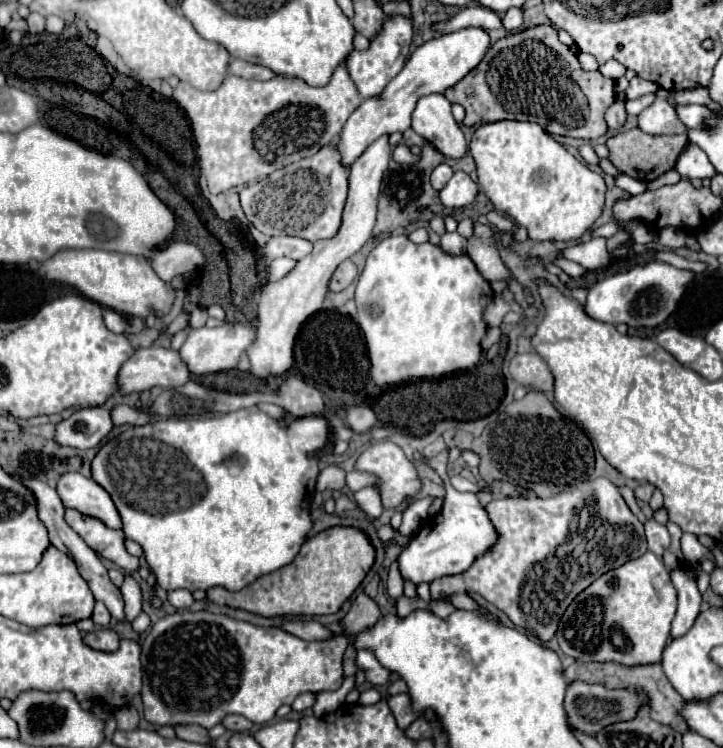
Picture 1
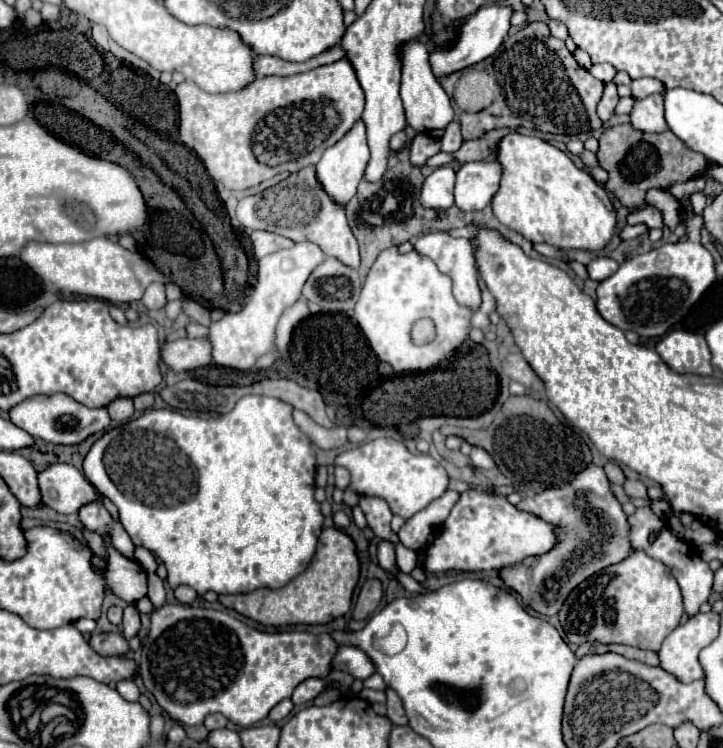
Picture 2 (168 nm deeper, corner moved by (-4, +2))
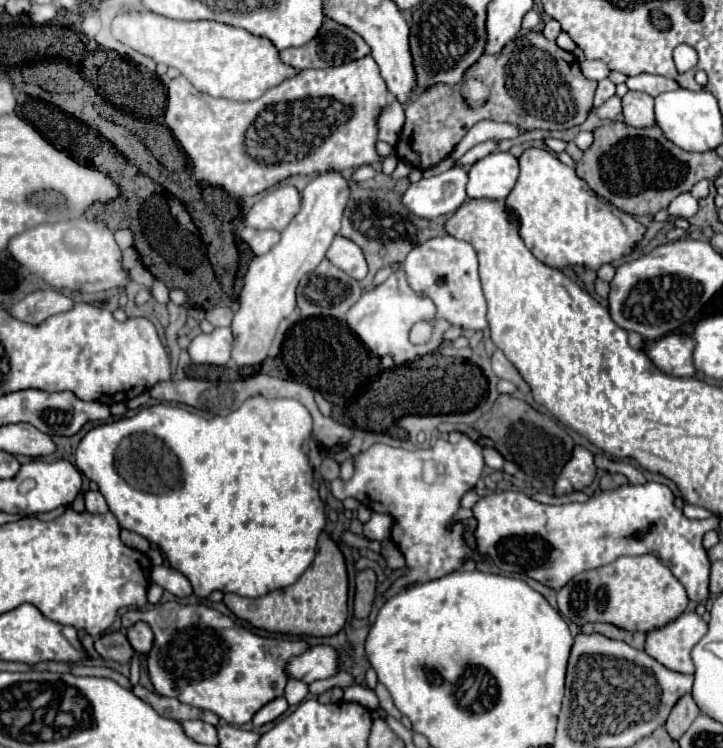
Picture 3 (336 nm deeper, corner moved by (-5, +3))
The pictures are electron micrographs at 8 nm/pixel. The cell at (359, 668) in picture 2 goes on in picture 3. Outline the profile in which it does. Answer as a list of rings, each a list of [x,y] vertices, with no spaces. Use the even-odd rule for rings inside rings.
[[[312,646],[302,656],[290,658],[290,664],[286,664],[286,676],[302,680],[306,684],[330,678],[338,672],[338,654],[330,646]]]

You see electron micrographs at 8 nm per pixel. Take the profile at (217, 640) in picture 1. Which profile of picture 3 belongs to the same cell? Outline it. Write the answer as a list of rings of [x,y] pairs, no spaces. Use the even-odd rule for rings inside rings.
[[[164,602],[152,610],[128,610],[122,616],[126,628],[138,620],[154,630],[148,672],[156,692],[174,696],[182,704],[210,710],[232,726],[250,722],[264,704],[284,694],[288,682],[288,676],[284,674],[286,662],[308,648],[302,640],[292,642],[256,636],[204,604]]]

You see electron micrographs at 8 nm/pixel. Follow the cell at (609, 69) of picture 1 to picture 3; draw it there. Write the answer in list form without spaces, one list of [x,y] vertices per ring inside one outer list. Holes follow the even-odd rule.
[[[584,60],[580,62],[580,70],[588,80],[596,80],[596,82],[604,80],[610,74],[608,66],[602,60]]]

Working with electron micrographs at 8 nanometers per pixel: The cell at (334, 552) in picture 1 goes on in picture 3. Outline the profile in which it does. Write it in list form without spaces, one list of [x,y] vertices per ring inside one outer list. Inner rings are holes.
[[[322,532],[318,538],[318,552],[310,568],[298,578],[296,584],[274,590],[260,598],[244,598],[238,594],[226,594],[224,604],[242,620],[254,624],[256,628],[294,634],[294,636],[334,636],[338,634],[348,618],[348,576],[344,566],[344,556],[338,546]]]

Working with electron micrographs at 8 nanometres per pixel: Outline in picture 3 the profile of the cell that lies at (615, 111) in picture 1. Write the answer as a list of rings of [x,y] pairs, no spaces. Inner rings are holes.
[[[608,78],[600,80],[598,88],[596,88],[596,96],[594,96],[594,108],[598,108],[600,104],[604,104],[612,96],[614,96],[614,84]]]

